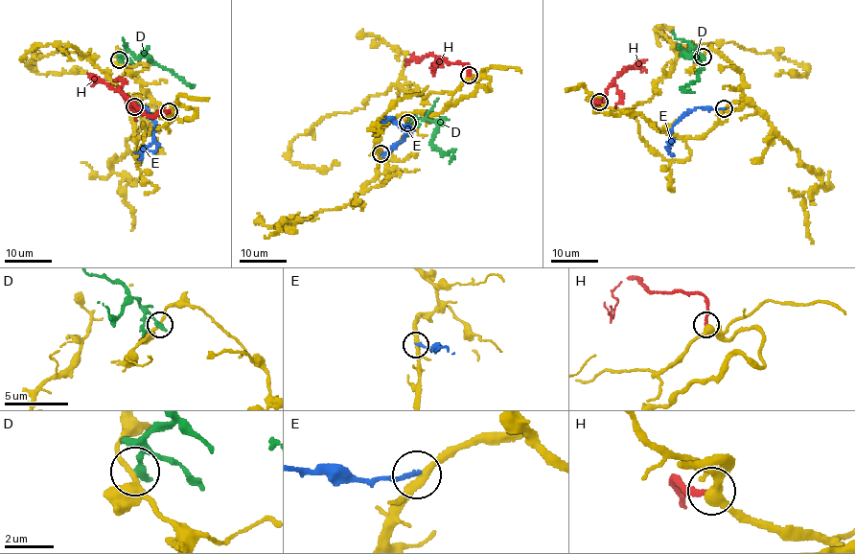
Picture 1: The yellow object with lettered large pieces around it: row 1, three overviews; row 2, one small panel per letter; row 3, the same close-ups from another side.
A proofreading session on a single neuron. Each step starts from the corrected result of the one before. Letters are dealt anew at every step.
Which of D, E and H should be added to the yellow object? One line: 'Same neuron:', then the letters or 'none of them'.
Same neuron: H

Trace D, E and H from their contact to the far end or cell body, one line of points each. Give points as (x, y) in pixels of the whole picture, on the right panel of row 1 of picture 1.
D: (703, 57), (693, 48), (684, 54), (700, 62), (703, 68), (697, 72), (696, 80), (682, 90), (694, 93)
E: (724, 108), (695, 107), (671, 126), (666, 150), (675, 155)
H: (599, 102), (592, 100), (596, 105), (602, 103), (614, 79), (647, 59)

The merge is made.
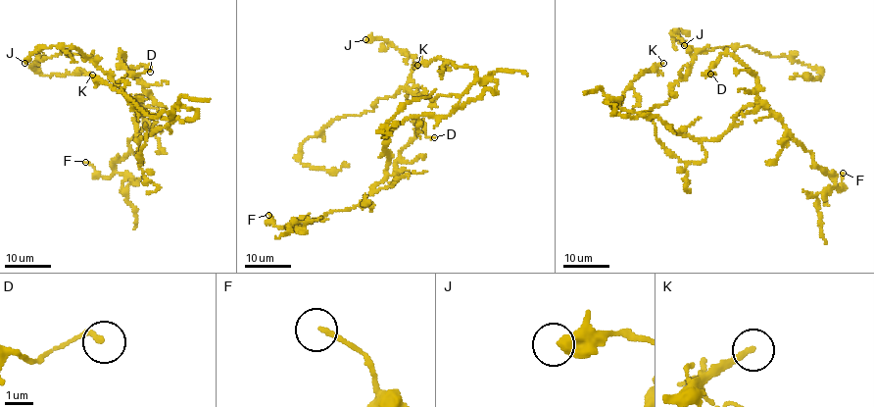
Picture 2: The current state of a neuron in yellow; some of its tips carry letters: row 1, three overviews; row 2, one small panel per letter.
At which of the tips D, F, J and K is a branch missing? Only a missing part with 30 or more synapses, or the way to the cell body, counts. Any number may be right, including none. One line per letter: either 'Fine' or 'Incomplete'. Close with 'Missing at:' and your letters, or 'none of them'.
D: Fine
F: Fine
J: Fine
K: Incomplete
Missing at: K

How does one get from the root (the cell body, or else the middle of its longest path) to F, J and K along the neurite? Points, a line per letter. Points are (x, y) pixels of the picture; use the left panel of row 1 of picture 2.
F: (171, 119), (137, 140), (137, 95), (145, 123), (114, 173), (102, 177), (85, 162)
J: (171, 119), (172, 122), (151, 115), (136, 107), (108, 75), (75, 47), (39, 48), (24, 63)
K: (171, 119), (171, 114), (163, 111), (156, 118), (147, 116), (132, 100), (92, 75)

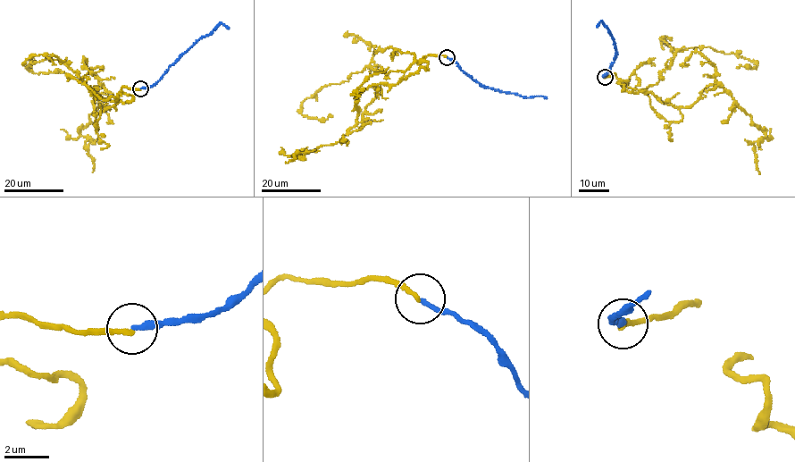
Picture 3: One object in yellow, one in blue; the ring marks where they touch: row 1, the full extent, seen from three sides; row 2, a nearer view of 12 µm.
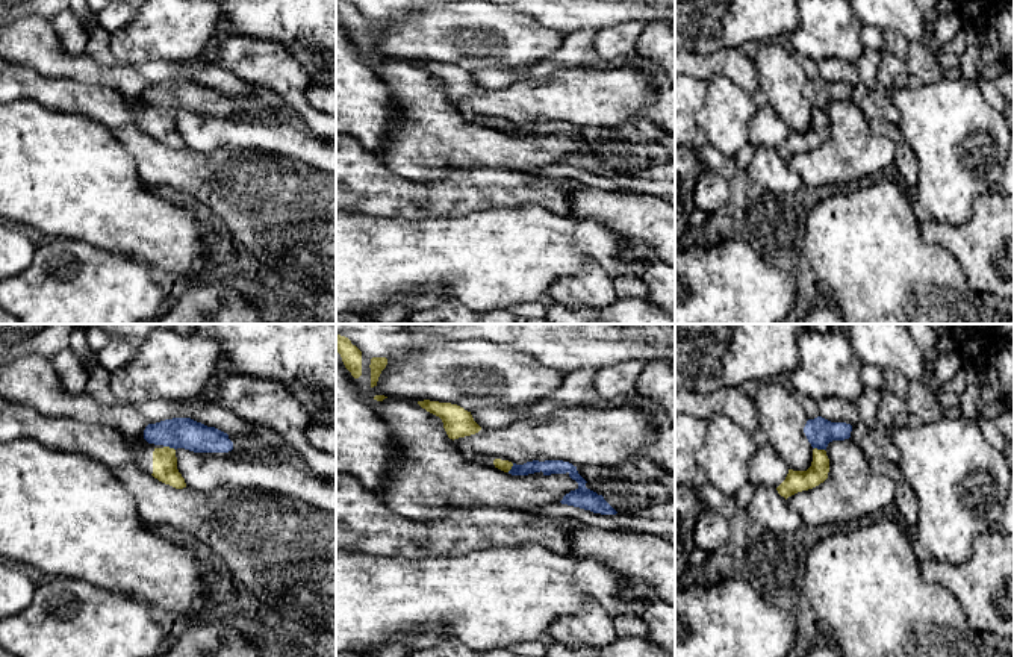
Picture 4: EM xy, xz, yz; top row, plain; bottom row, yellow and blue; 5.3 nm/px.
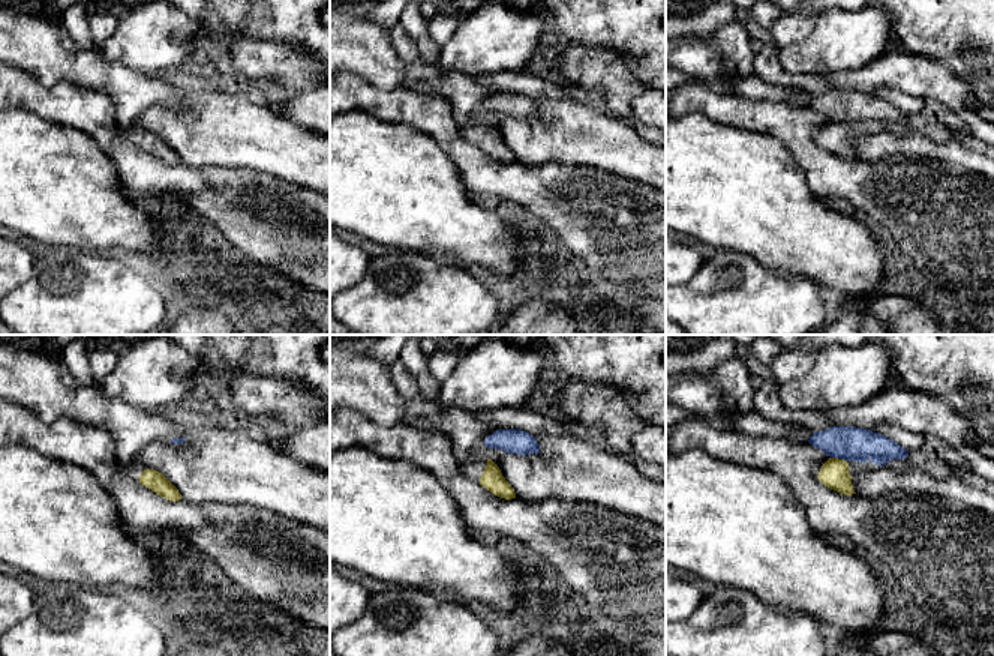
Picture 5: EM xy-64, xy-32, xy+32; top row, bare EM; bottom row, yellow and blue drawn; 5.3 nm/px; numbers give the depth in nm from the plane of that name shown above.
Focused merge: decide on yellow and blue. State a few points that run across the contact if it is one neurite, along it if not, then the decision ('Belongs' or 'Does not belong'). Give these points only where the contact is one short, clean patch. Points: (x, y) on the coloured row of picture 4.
Line: xy (165, 470), (168, 447), (182, 433), (186, 433). Belongs

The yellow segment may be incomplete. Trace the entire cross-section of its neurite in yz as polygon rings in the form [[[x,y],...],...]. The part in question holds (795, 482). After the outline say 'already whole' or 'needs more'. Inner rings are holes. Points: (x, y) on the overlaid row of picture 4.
[[[822,416],[808,419],[804,433],[814,448],[811,466],[807,471],[788,469],[785,480],[776,487],[778,494],[787,500],[823,483],[829,472],[829,459],[825,451],[828,444],[849,439],[851,431],[852,425],[846,422],[831,422]]]; needs more

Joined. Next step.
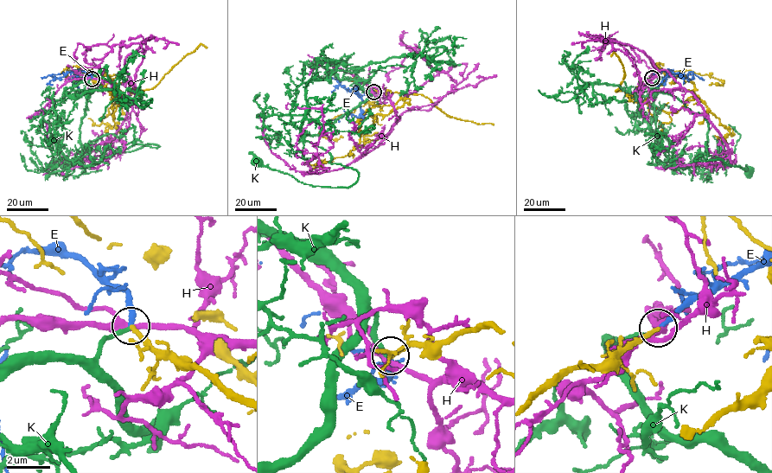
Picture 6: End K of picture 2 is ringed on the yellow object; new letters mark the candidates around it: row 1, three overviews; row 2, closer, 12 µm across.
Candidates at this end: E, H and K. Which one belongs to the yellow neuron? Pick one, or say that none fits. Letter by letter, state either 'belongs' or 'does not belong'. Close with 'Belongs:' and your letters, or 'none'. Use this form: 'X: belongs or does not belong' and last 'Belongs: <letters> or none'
E: belongs
H: does not belong
K: does not belong
Belongs: E

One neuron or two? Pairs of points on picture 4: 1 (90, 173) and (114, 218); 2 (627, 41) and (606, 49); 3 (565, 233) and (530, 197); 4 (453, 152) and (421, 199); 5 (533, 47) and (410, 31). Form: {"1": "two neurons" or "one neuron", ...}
{"1": "one neuron", "2": "one neuron", "3": "two neurons", "4": "two neurons", "5": "one neuron"}

